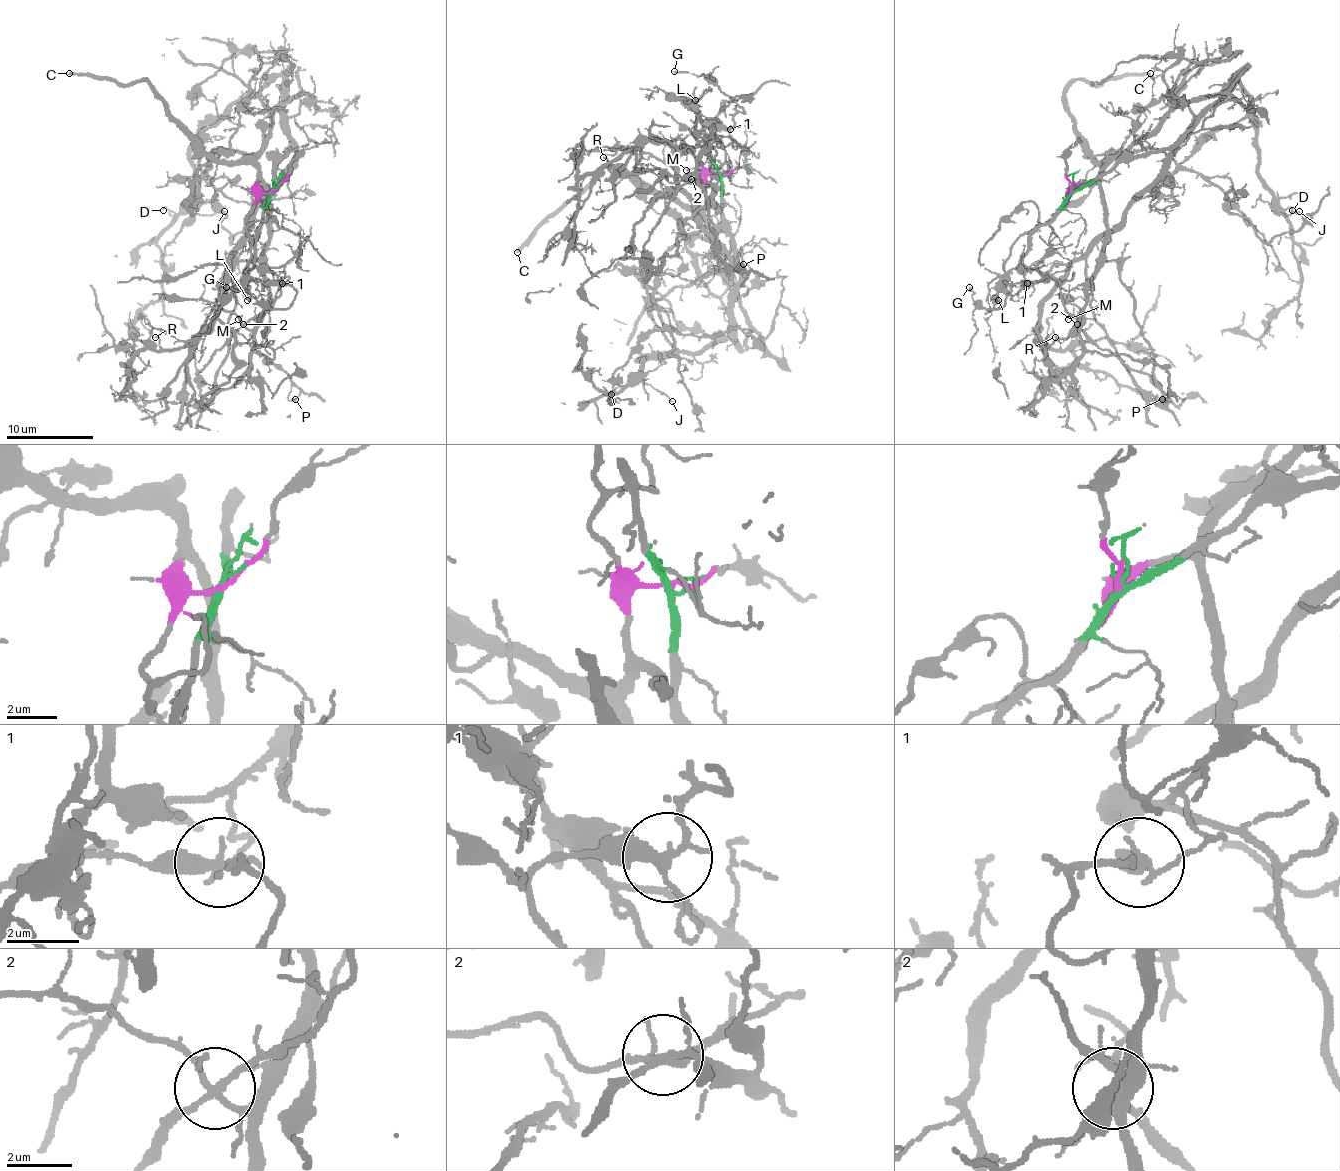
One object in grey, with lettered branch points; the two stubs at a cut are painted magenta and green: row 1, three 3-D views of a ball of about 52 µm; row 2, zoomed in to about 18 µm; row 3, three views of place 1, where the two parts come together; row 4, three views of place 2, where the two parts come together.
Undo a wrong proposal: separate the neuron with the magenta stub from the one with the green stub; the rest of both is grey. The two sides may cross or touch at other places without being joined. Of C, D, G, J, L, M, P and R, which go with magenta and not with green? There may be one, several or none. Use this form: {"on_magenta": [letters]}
{"on_magenta": ["C", "G", "M", "P"]}

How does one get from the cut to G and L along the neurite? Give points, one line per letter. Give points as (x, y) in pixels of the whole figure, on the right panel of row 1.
G: (1072, 191), (1093, 182), (1102, 195), (1107, 243), (1087, 280), (1012, 283), (999, 309), (969, 287)
L: (1072, 191), (1067, 202), (1032, 235), (1030, 250), (1017, 265), (988, 285), (991, 296), (997, 300)

